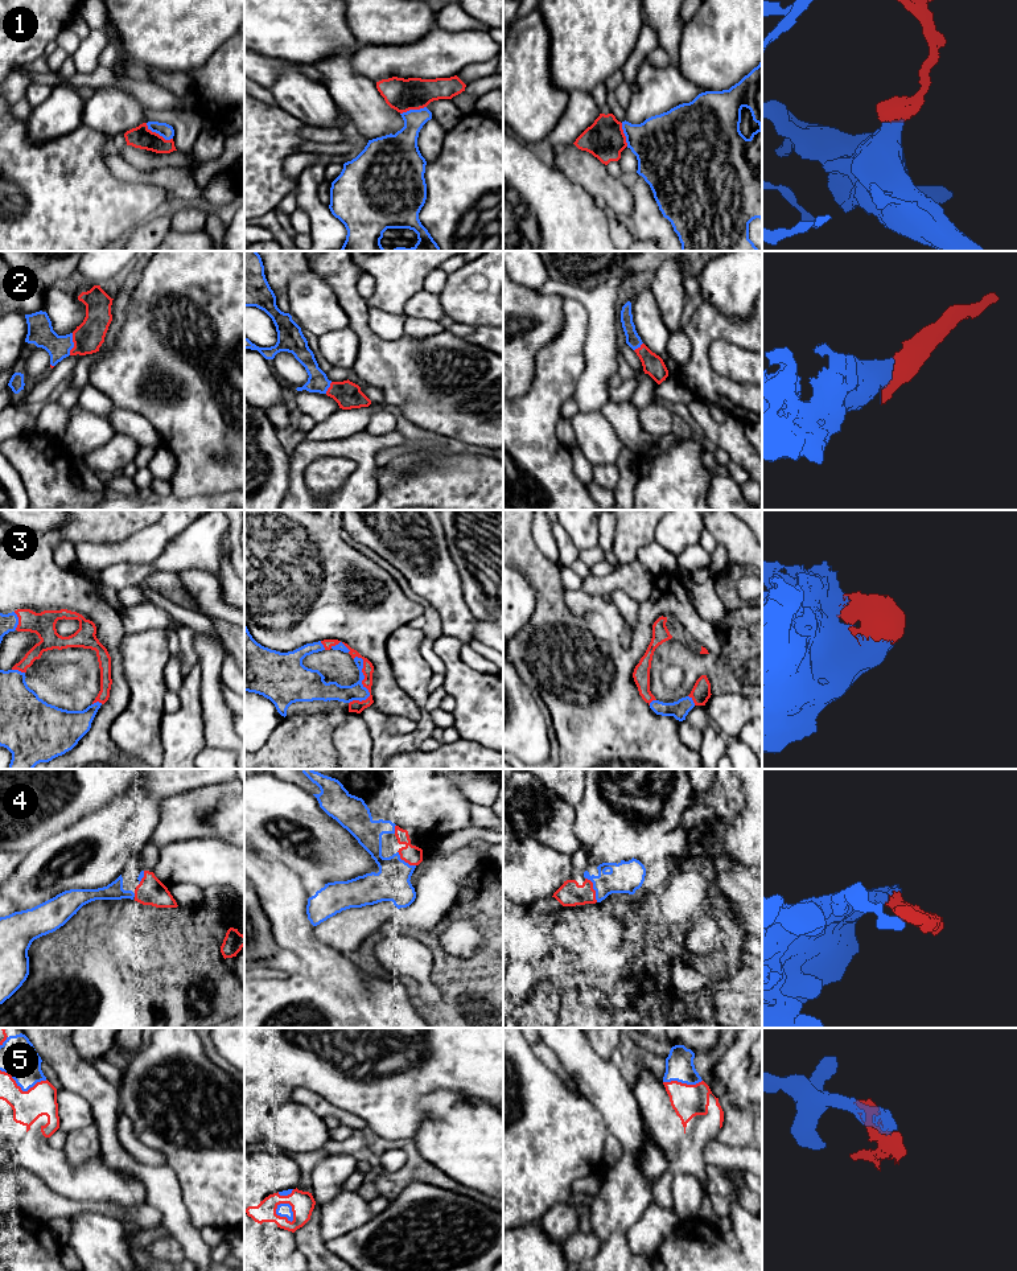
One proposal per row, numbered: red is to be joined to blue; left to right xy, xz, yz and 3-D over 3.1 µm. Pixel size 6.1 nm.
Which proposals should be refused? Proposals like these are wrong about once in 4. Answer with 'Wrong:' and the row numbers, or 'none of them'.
Wrong: none of them

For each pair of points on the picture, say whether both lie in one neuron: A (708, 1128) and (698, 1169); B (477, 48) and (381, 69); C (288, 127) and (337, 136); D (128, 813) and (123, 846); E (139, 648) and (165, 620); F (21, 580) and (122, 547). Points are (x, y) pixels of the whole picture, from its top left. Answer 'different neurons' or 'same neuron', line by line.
A: same neuron
B: same neuron
C: different neurons
D: same neuron
E: different neurons
F: different neurons

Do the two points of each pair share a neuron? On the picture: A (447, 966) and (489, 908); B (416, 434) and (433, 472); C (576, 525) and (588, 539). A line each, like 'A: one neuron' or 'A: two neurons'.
A: one neuron
B: two neurons
C: one neuron

